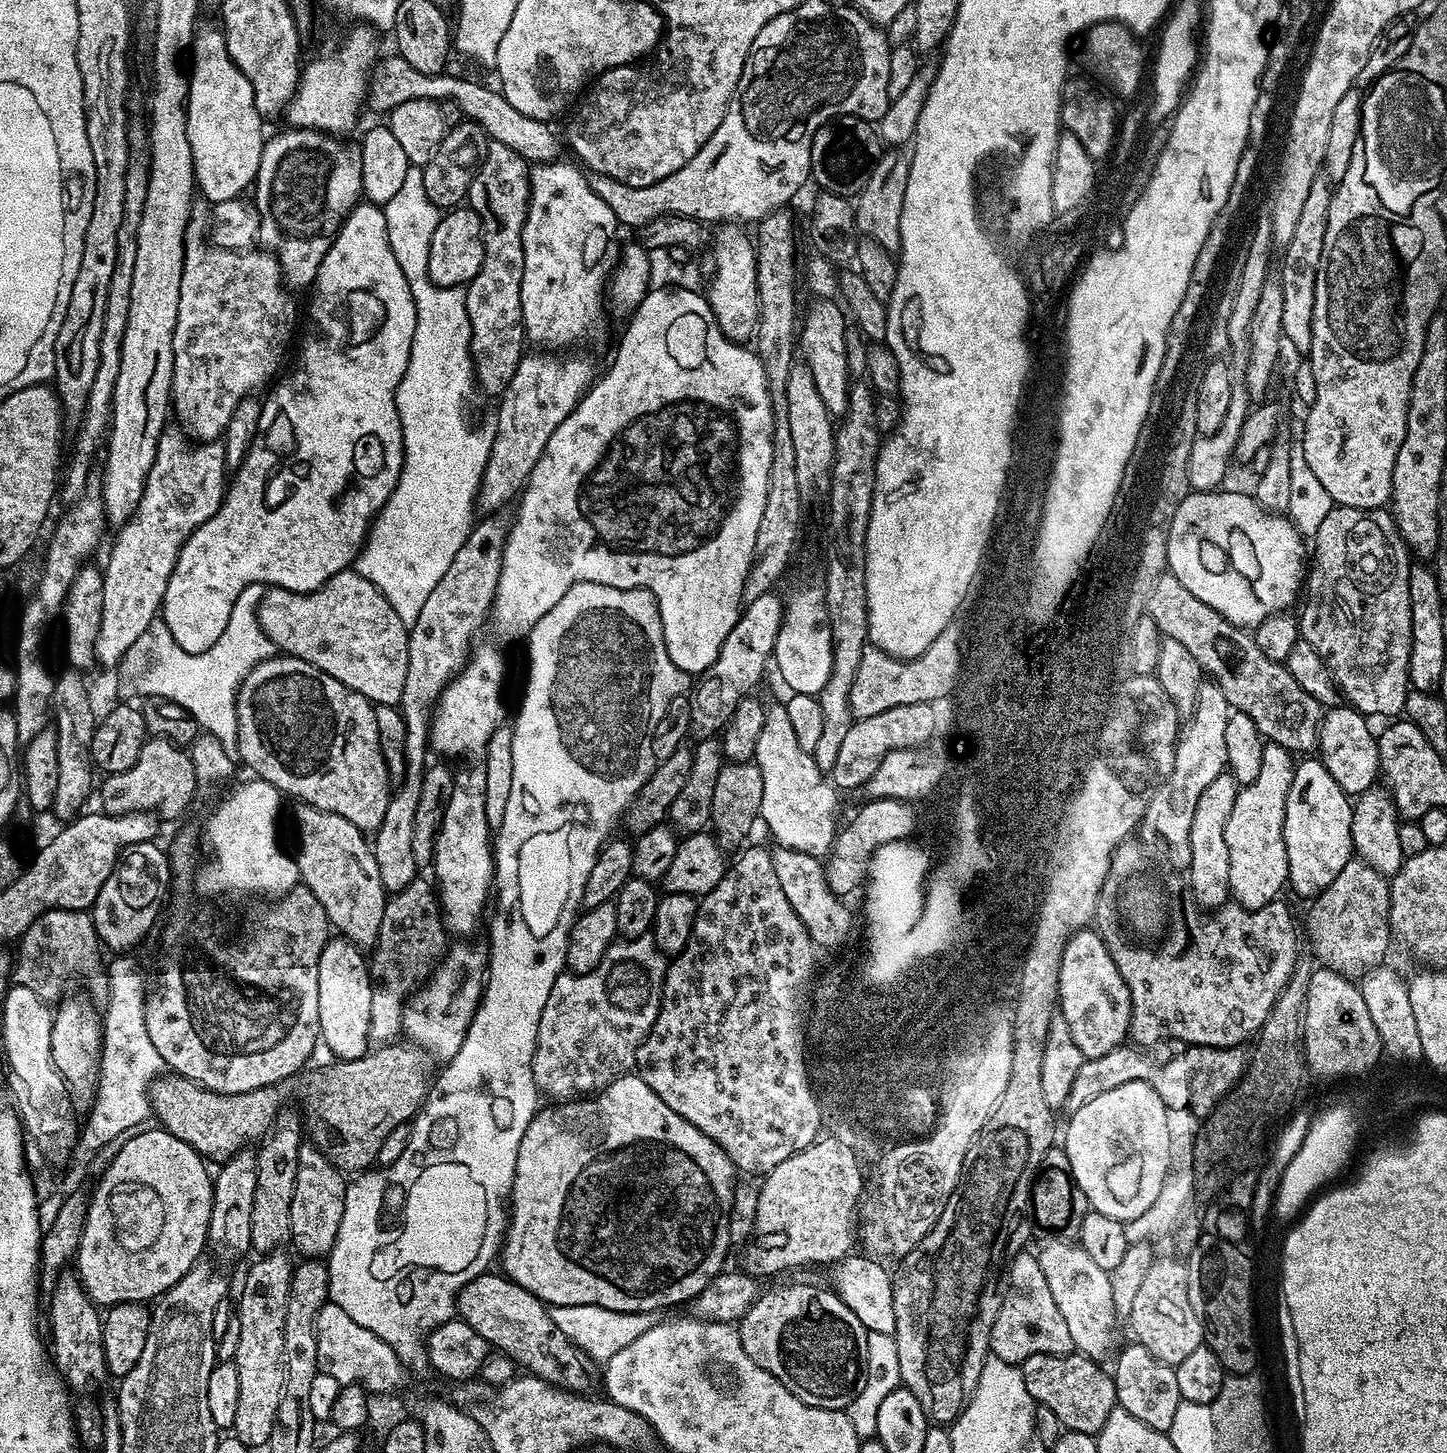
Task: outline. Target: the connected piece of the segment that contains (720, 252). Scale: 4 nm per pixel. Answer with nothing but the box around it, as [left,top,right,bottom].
[700,222,759,342]

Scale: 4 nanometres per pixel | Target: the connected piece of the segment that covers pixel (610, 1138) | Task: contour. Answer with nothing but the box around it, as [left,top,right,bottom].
[502,1074,733,1312]

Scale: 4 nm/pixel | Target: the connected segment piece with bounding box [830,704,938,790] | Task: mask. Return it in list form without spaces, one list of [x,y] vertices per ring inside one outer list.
[[[911,704],[910,706],[894,706],[894,710],[882,710],[882,714],[874,714],[865,720],[857,720],[850,726],[842,747],[838,749],[838,762],[834,762],[830,779],[837,789],[863,789],[871,775],[874,774],[882,760],[891,751],[919,748],[930,741],[928,732],[933,732],[938,725],[938,712],[931,704]]]

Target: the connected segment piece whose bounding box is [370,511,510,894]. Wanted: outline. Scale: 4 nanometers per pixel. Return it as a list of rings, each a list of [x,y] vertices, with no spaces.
[[[503,511],[485,515],[484,520],[477,519],[472,525],[472,533],[462,542],[462,550],[454,554],[454,562],[442,574],[442,579],[434,590],[426,597],[422,611],[418,614],[418,622],[408,629],[408,665],[406,666],[406,686],[402,686],[402,698],[399,702],[399,710],[404,715],[406,728],[406,748],[404,754],[404,779],[395,785],[394,791],[389,795],[386,814],[382,814],[382,822],[377,826],[370,840],[370,847],[375,862],[378,864],[379,877],[382,886],[388,894],[400,892],[412,880],[417,879],[416,872],[416,847],[414,838],[414,810],[418,810],[418,798],[422,794],[422,778],[424,770],[430,760],[430,745],[428,743],[428,726],[430,723],[430,705],[439,700],[442,690],[446,685],[464,670],[470,653],[473,651],[472,639],[480,632],[480,627],[485,627],[489,619],[494,594],[498,590],[498,574],[502,570],[502,554],[506,546],[509,517]]]

